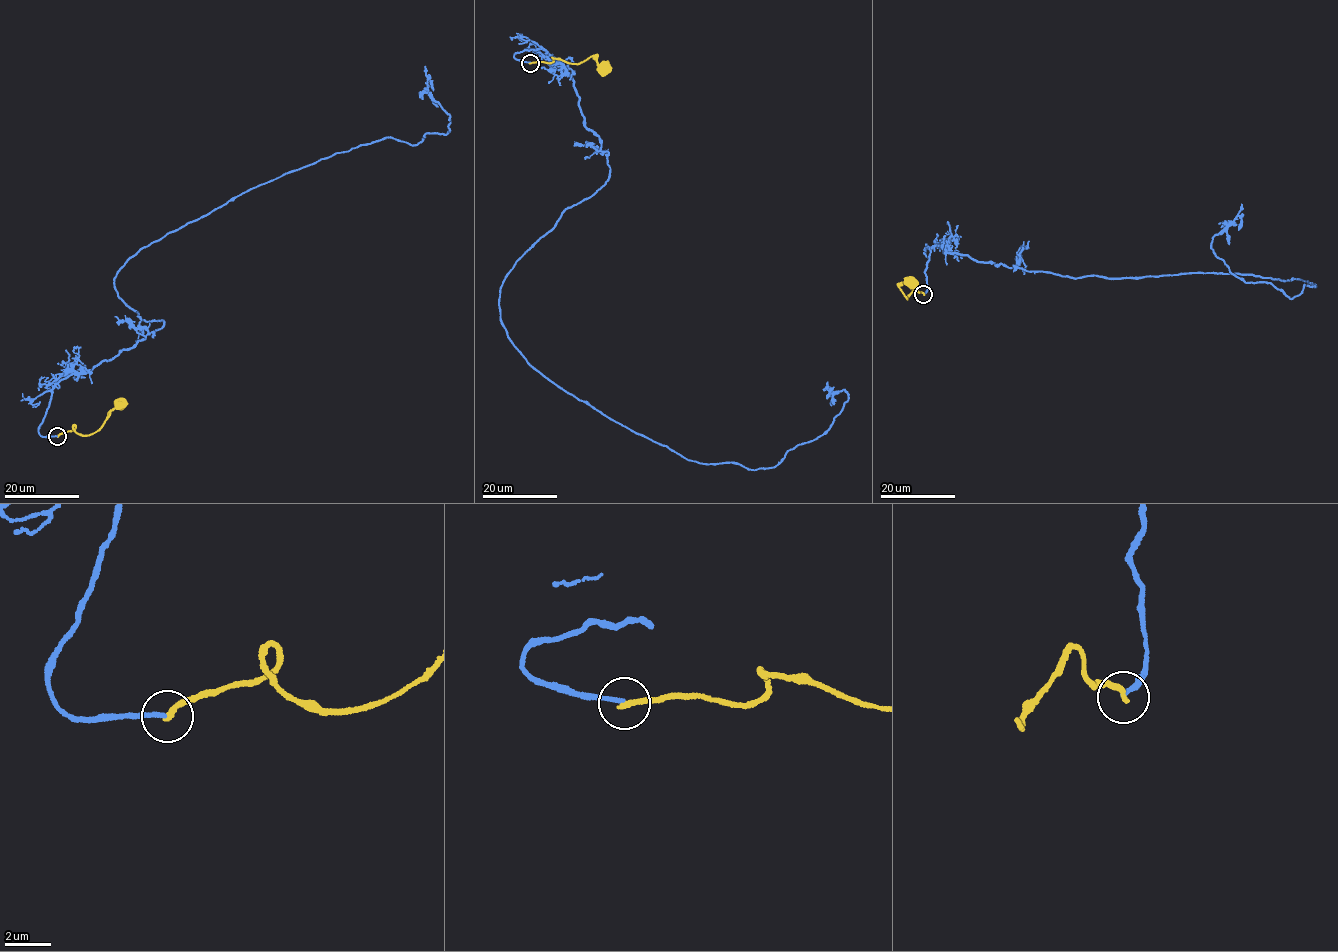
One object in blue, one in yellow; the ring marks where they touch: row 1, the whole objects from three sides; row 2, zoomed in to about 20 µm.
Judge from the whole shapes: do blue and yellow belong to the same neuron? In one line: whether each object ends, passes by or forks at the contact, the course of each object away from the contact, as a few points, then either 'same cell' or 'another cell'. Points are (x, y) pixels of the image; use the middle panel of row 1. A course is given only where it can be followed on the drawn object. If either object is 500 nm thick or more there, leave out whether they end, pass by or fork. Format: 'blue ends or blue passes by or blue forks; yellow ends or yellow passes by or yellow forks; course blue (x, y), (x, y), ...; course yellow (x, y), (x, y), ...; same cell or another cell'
blue ends; yellow ends; course blue (530, 63), (573, 80), (610, 174), (500, 289), (526, 361), (698, 463), (773, 467), (832, 404); course yellow (530, 63), (552, 62), (554, 57), (580, 62), (592, 55), (606, 69); another cell

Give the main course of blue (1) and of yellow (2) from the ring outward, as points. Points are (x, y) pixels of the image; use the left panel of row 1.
1: (57, 436), (38, 426), (57, 383), (164, 325), (118, 296), (127, 260), (287, 173), (444, 135), (433, 90)
2: (57, 436), (72, 430), (74, 425), (76, 432), (92, 434), (112, 410), (120, 408), (123, 404)

